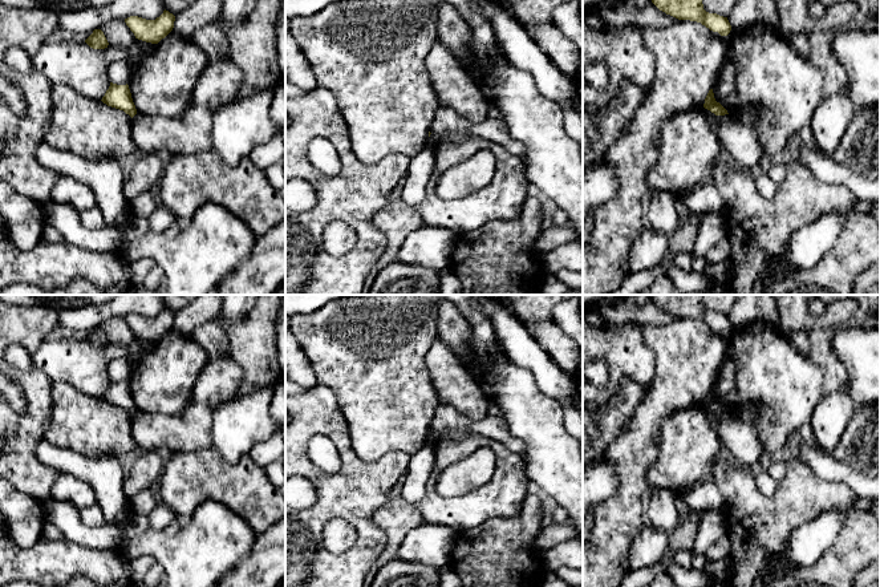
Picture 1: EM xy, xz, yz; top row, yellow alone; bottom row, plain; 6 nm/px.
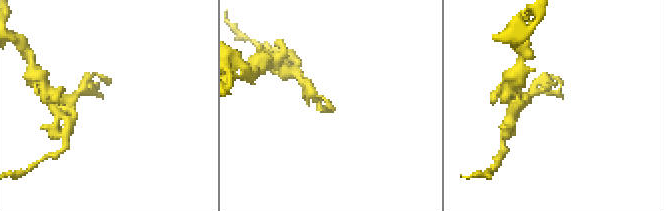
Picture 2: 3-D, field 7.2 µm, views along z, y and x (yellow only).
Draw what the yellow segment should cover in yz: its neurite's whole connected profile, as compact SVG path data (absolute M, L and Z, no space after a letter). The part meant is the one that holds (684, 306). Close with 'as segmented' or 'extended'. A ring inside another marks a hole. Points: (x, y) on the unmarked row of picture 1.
M650 295L650 297L660 308L678 317L701 320L721 333L727 333L731 328L727 315L703 307L703 295Z; as segmented

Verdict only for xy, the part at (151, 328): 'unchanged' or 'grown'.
unchanged

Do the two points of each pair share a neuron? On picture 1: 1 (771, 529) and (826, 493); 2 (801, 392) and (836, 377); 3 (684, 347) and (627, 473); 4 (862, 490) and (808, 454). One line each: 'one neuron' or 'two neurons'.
1: one neuron
2: two neurons
3: one neuron
4: one neuron

